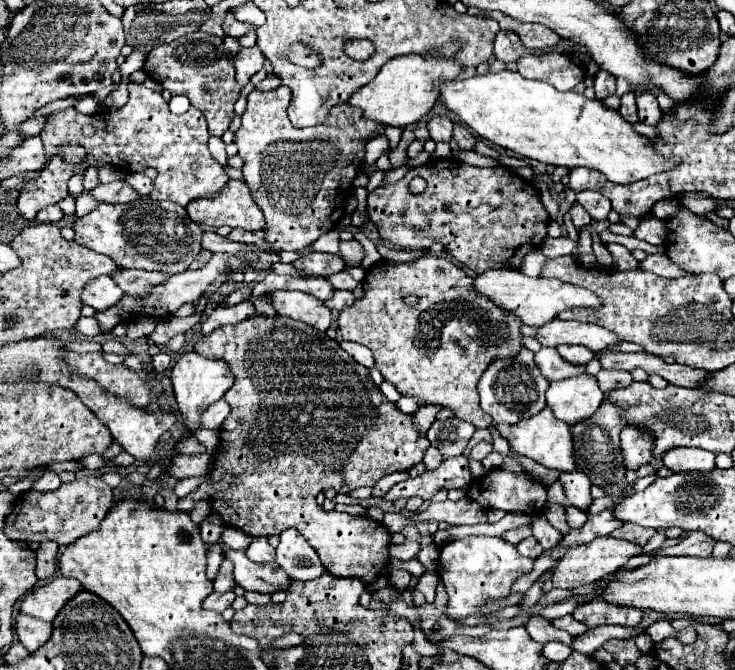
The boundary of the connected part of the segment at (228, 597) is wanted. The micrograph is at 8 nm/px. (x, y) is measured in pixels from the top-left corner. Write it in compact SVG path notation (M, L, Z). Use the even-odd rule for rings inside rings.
M228 591L228 593L210 593L204 601L204 609L212 609L216 613L222 613L224 609L228 609L232 605L232 601L236 599L234 591Z

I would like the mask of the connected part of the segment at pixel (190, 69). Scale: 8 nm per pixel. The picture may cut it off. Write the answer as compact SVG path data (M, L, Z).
M192 33L154 47L148 53L144 71L172 95L186 95L190 103L204 113L210 135L220 137L230 127L234 119L234 103L240 97L240 85L234 79L234 55L238 49L240 43L232 37Z

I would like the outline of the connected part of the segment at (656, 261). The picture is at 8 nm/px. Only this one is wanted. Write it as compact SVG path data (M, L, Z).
M650 255L646 261L640 263L640 267L656 273L660 277L670 277L670 279L688 275L688 273L684 273L684 269L676 267L676 263L672 263L672 259L668 259L668 255Z

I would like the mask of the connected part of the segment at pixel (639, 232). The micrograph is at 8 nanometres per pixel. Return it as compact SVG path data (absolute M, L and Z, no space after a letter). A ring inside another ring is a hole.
M648 213L646 217L642 217L640 223L642 225L634 231L636 239L642 239L642 241L652 243L652 245L664 245L664 241L666 241L666 223L662 219Z

